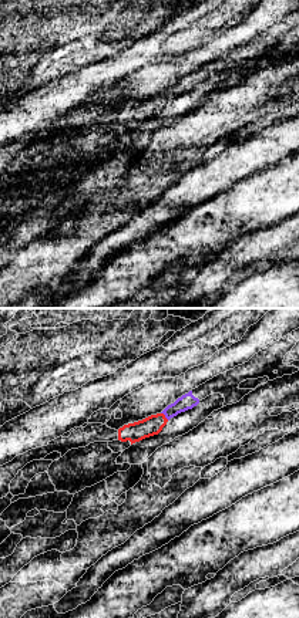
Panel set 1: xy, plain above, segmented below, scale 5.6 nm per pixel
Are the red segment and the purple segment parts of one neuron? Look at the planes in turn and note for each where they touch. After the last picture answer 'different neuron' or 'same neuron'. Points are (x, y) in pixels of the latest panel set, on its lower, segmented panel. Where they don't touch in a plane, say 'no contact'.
(164, 416)

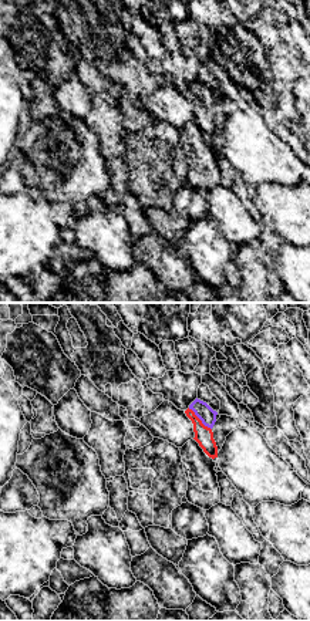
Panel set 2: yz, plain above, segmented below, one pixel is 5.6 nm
(199, 419)

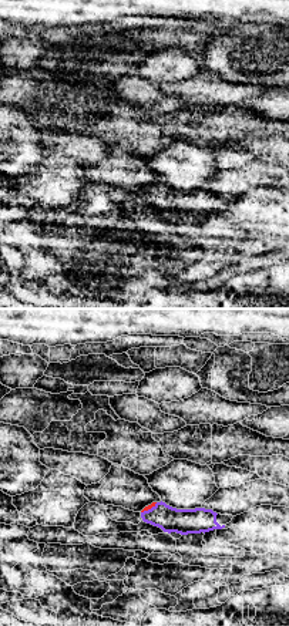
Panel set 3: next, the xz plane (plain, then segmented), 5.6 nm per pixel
(148, 508)

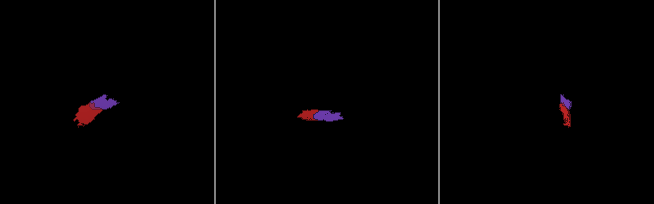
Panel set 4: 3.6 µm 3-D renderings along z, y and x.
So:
same neuron

